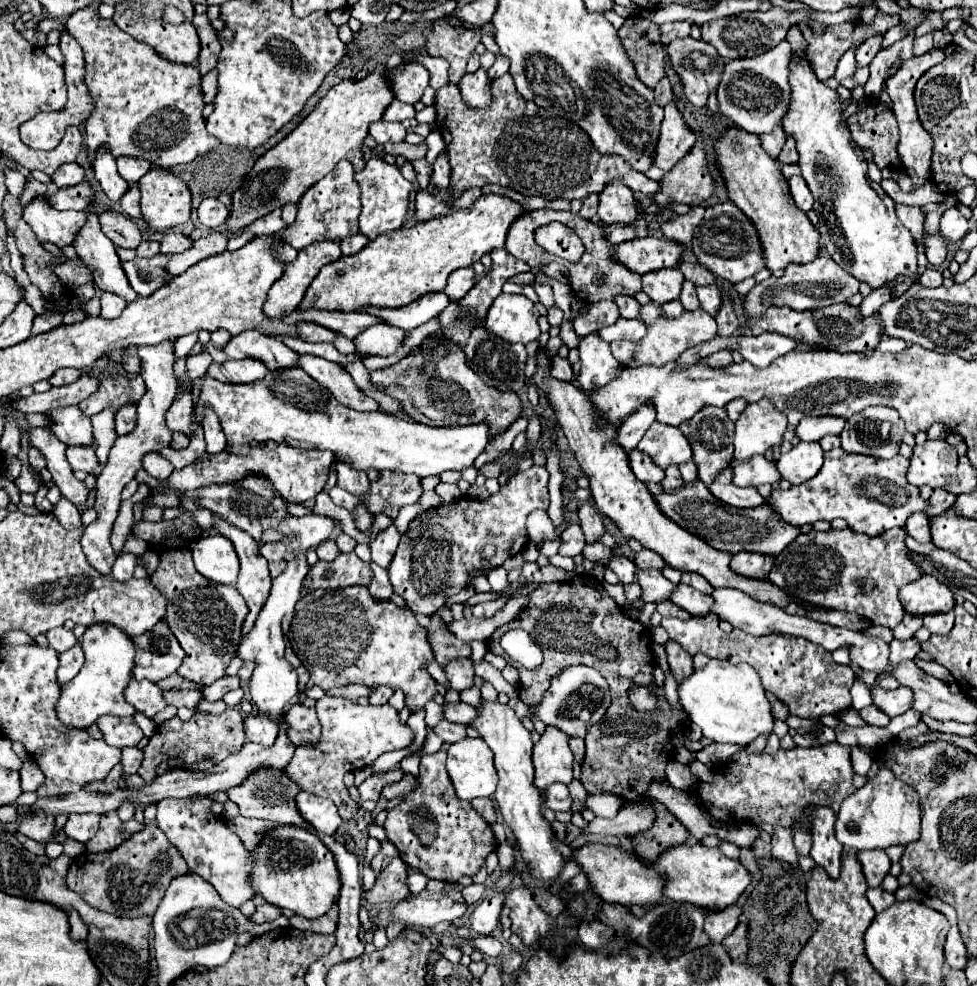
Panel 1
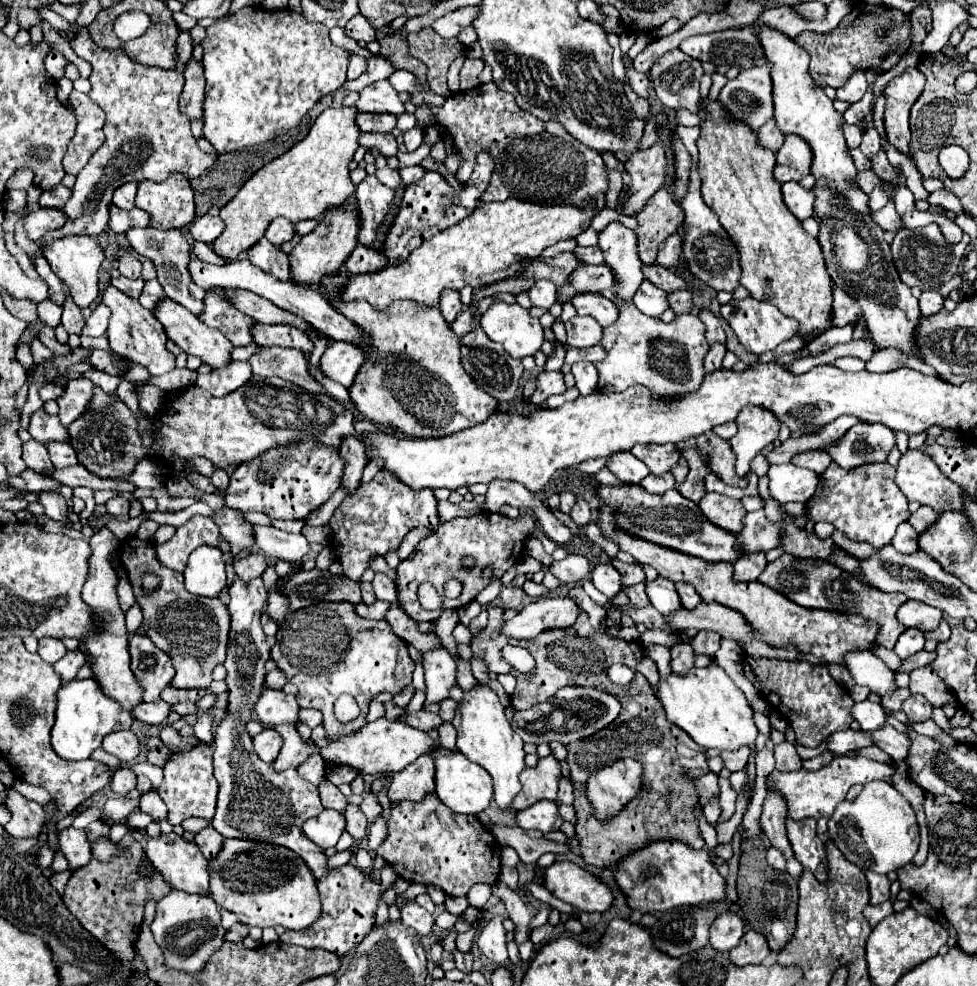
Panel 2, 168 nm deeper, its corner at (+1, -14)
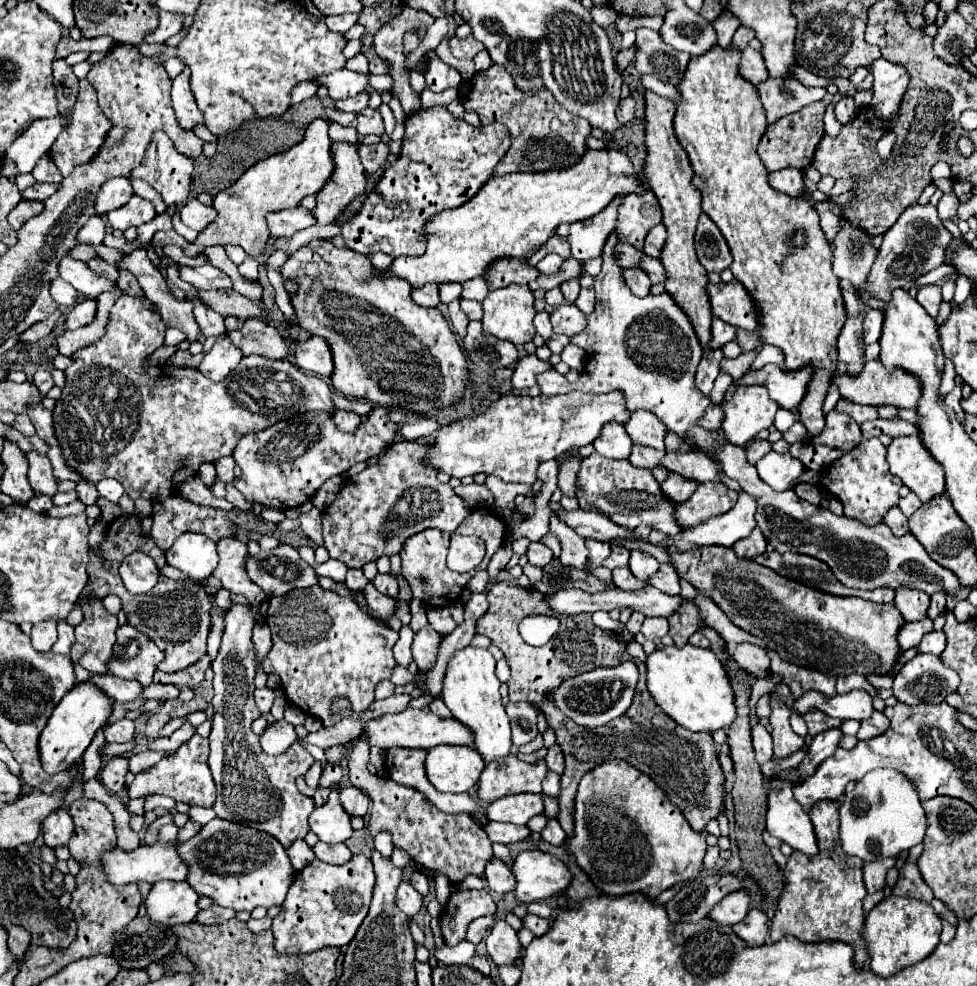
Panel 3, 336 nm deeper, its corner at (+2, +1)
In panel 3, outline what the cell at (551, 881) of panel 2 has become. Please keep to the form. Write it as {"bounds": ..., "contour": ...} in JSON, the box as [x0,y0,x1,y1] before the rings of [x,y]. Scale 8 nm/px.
{"bounds":[512,849,572,903],"contour":[[[540,849],[522,851],[514,859],[512,871],[518,881],[514,893],[524,903],[558,895],[566,891],[572,883],[572,873],[568,865]]]}

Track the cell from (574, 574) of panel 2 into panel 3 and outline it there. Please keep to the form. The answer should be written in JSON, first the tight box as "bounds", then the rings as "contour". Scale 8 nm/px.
{"bounds":[526,543,554,567],"contour":[[[530,543],[526,555],[528,555],[528,563],[532,563],[536,567],[546,567],[554,559],[552,551],[542,543]]]}

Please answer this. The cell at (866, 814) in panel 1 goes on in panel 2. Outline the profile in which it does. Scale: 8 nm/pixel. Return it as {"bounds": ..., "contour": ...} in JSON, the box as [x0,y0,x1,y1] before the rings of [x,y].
{"bounds":[827,780,919,874],"contour":[[[883,780],[867,782],[855,800],[843,800],[829,820],[827,834],[849,862],[877,874],[909,864],[919,848],[919,826],[911,804]]]}

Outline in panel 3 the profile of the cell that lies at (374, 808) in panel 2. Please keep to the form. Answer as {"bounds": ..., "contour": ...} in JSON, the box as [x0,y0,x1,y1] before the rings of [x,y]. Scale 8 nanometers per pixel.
{"bounds":[340,785,370,815],"contour":[[[344,785],[340,789],[340,801],[342,805],[346,805],[346,811],[350,815],[366,815],[370,807],[370,797],[366,797],[366,793],[356,789],[354,785]]]}

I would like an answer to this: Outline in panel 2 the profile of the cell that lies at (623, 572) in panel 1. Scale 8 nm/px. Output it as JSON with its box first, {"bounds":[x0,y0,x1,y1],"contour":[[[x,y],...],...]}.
{"bounds":[589,564,621,598],"contour":[[[597,564],[589,574],[593,586],[603,592],[607,598],[615,596],[621,590],[621,576],[611,564]]]}

